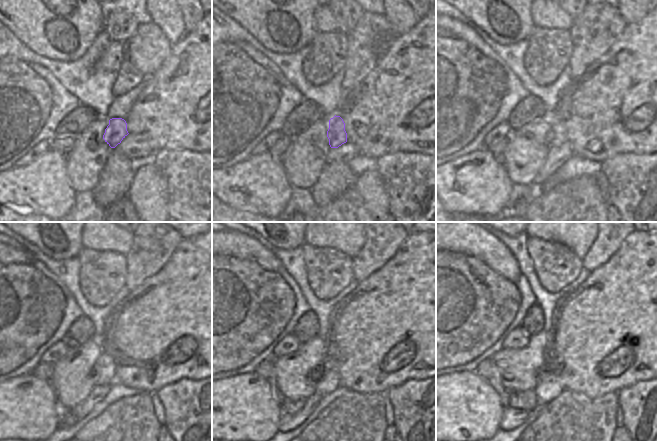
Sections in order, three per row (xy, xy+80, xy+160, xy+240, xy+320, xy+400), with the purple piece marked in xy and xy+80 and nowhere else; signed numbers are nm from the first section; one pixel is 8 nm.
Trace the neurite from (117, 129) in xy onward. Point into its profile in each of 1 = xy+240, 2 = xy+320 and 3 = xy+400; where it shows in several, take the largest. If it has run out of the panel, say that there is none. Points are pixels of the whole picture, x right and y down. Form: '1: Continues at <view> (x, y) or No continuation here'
1: Continues at xy+240 (104, 367)
2: Continues at xy+320 (328, 380)
3: Continues at xy+400 (548, 387).

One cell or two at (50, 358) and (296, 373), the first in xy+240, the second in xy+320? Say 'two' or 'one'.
two

